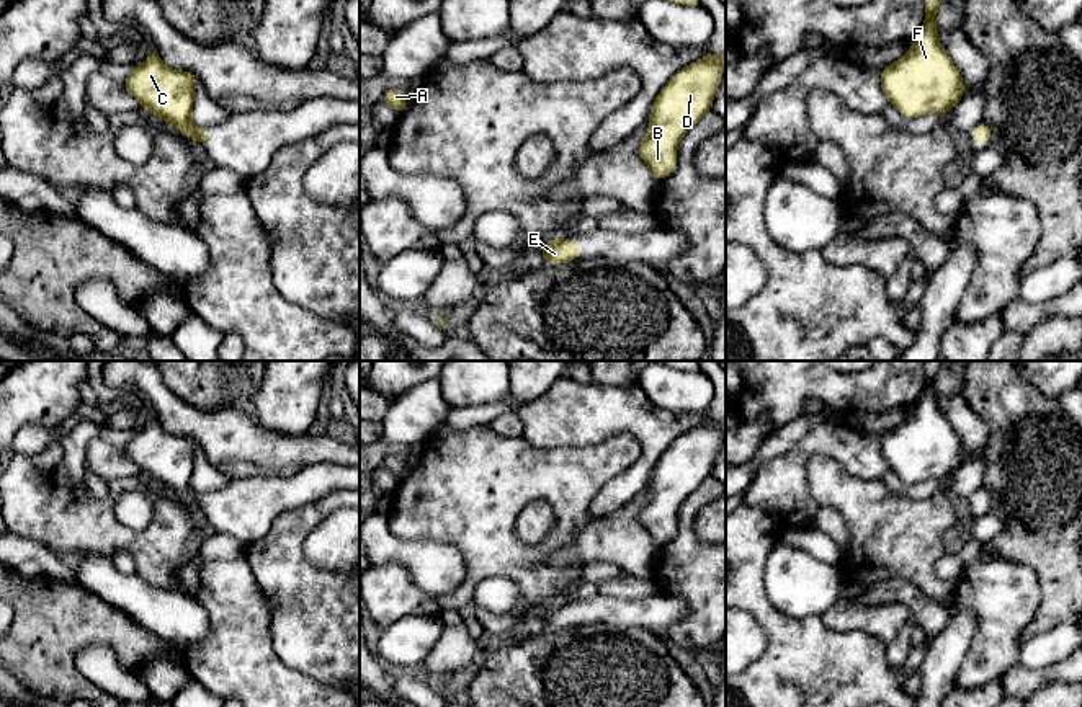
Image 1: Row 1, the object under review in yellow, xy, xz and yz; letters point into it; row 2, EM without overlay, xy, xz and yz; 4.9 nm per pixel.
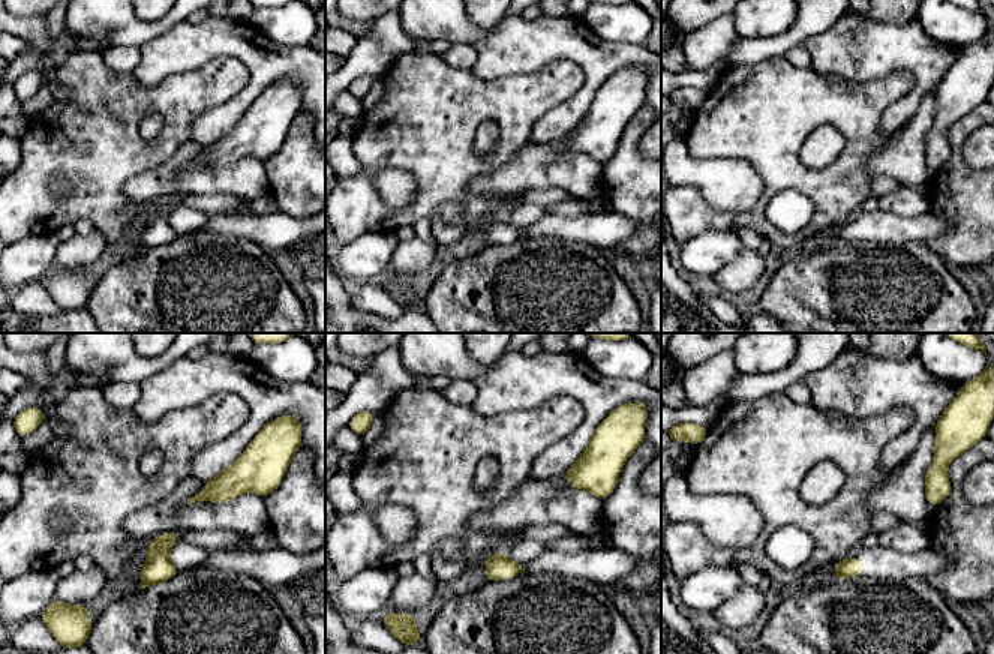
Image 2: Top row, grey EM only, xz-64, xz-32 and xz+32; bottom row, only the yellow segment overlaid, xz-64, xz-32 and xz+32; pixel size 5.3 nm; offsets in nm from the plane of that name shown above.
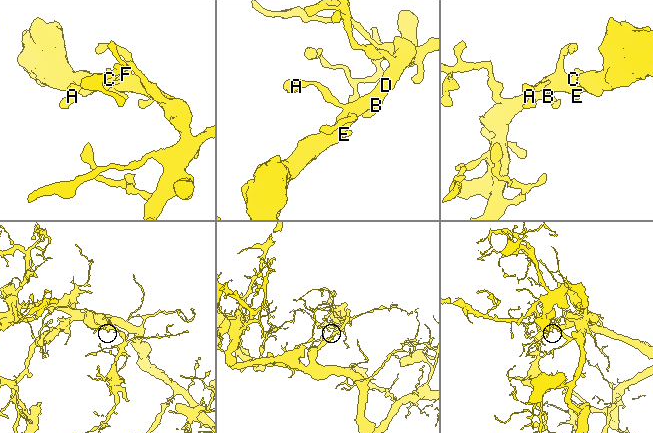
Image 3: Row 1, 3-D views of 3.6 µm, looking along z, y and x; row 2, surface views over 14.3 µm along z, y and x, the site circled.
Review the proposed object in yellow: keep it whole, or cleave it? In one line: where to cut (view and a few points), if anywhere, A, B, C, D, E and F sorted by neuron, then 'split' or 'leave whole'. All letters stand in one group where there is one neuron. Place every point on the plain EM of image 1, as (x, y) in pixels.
no cut; A B C D E F; leave whole

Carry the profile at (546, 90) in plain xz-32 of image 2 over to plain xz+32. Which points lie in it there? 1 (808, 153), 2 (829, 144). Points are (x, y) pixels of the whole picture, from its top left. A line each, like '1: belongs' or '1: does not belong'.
1: does not belong
2: does not belong

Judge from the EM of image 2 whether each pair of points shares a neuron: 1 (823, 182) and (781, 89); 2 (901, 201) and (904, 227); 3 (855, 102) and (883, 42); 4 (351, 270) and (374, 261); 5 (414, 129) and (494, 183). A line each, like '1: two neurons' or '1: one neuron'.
1: one neuron
2: two neurons
3: two neurons
4: one neuron
5: two neurons

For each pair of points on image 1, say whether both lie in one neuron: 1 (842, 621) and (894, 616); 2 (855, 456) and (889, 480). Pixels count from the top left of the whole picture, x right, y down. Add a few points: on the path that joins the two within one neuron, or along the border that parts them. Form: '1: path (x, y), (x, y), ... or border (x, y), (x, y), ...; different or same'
1: path (855, 618), (881, 618); same
2: border (888, 469), (880, 479); different

